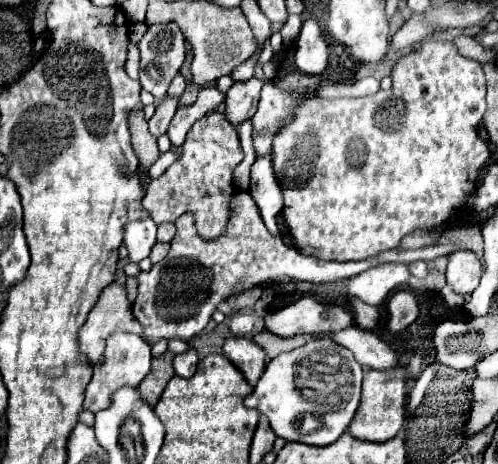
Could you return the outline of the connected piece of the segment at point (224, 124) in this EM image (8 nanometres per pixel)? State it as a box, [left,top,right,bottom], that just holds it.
[142,112,244,240]

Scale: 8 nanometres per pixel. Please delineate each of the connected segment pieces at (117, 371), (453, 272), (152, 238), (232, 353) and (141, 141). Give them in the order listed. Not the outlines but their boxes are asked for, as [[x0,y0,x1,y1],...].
[[84,332,152,412],[446,250,482,294],[124,218,156,262],[224,336,266,386],[128,110,160,174]]

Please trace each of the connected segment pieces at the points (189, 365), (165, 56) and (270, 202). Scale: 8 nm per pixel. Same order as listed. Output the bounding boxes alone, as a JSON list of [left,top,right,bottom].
[[174,346,200,378],[138,24,186,100],[250,154,282,236]]

